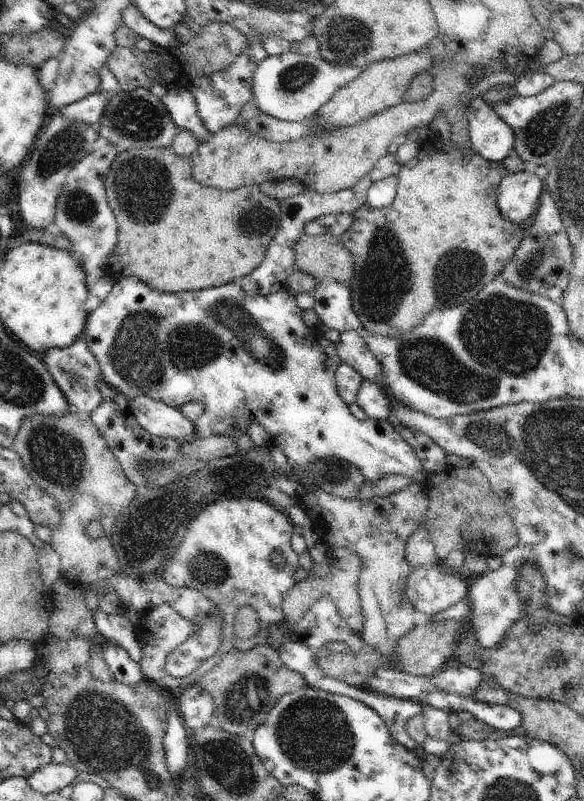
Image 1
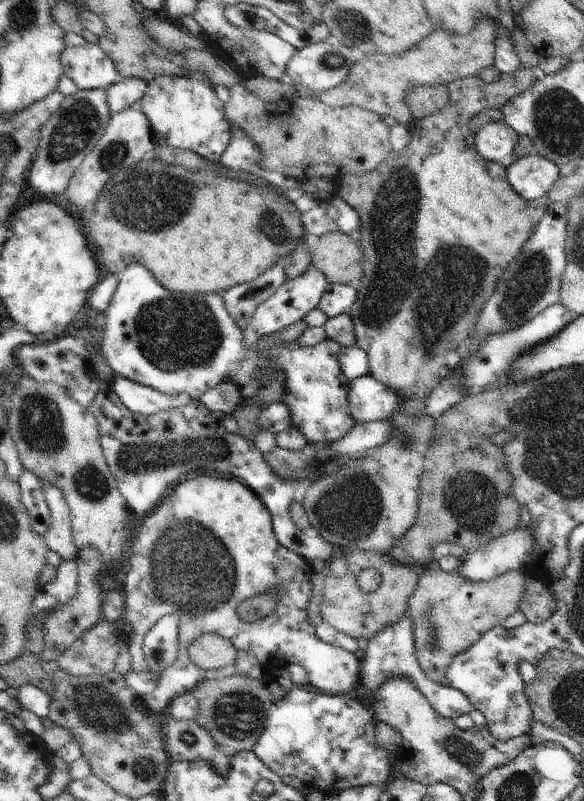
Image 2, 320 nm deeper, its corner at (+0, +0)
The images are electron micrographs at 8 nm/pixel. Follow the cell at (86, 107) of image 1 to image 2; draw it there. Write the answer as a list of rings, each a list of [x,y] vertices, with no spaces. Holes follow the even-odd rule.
[[[126,77],[109,86],[107,103],[111,116],[126,107],[130,107],[130,104],[134,104],[136,100],[140,100],[144,96],[147,86],[148,82],[138,77]]]

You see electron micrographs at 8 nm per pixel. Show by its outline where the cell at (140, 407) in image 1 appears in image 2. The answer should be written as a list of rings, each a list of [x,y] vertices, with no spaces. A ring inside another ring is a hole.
[[[120,376],[113,381],[112,388],[122,404],[134,414],[156,414],[163,410],[184,406],[192,399],[188,393],[169,395]]]

